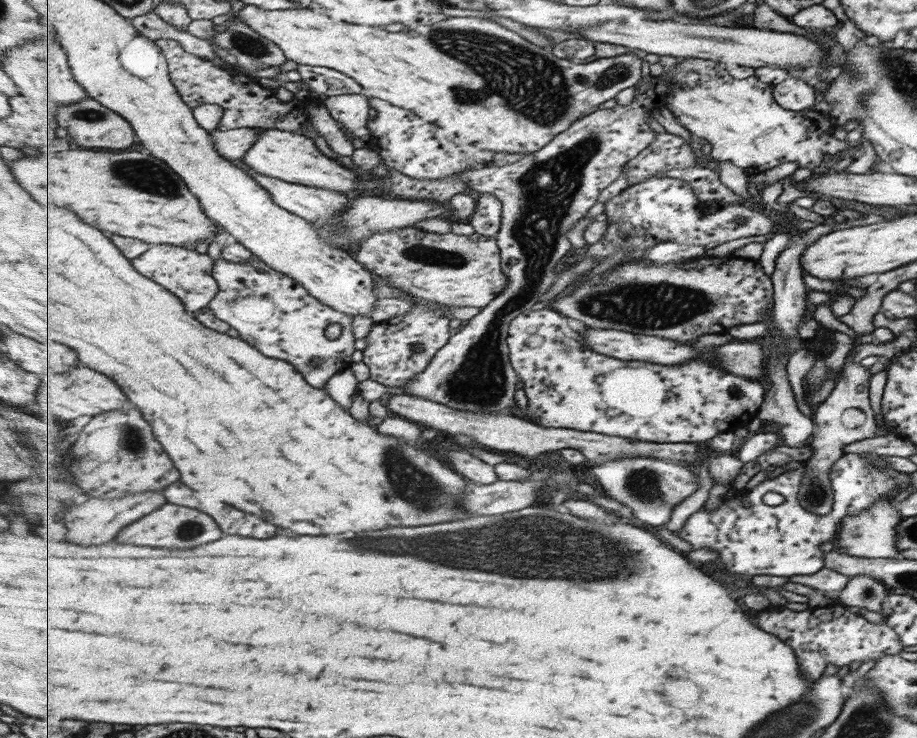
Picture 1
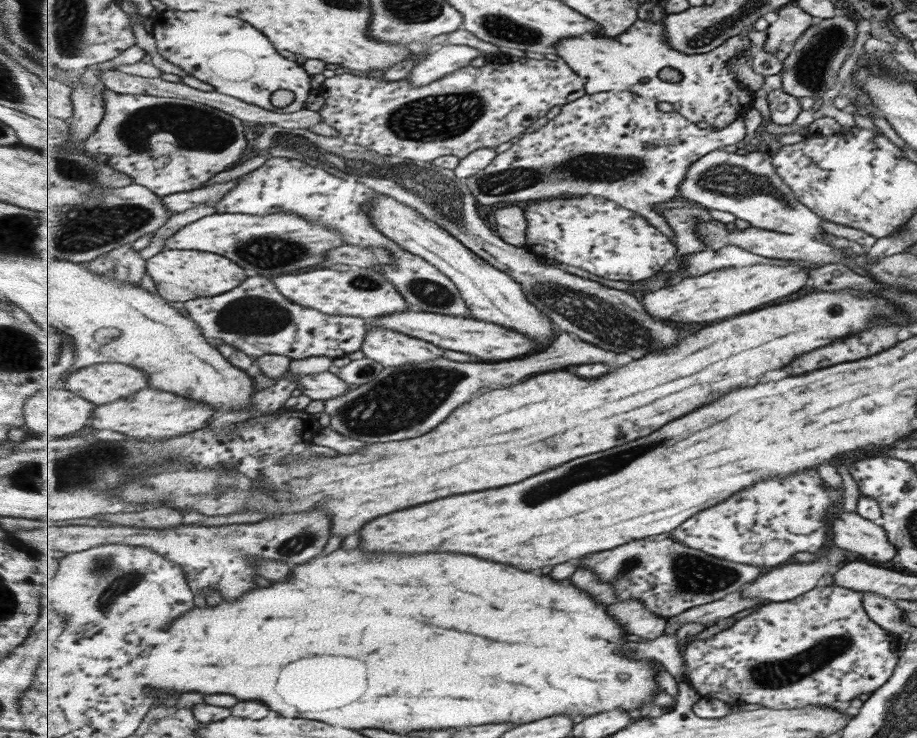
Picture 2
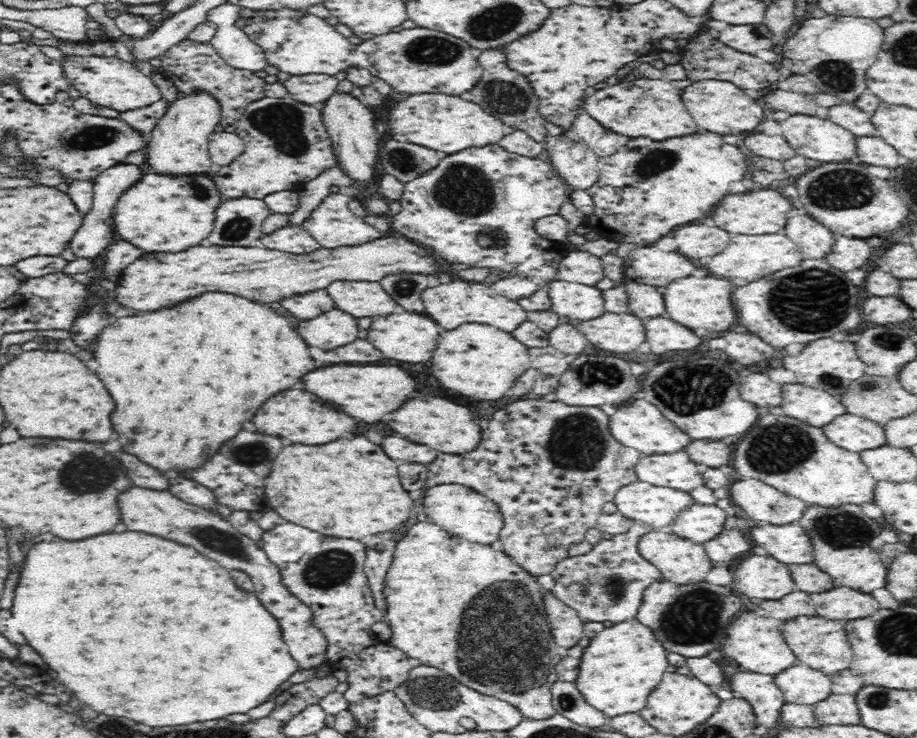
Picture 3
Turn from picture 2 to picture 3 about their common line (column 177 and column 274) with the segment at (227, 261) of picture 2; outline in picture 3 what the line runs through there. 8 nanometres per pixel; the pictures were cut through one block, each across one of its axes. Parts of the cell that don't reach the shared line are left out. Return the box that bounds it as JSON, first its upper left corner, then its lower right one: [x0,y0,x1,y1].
[112,235,440,312]

